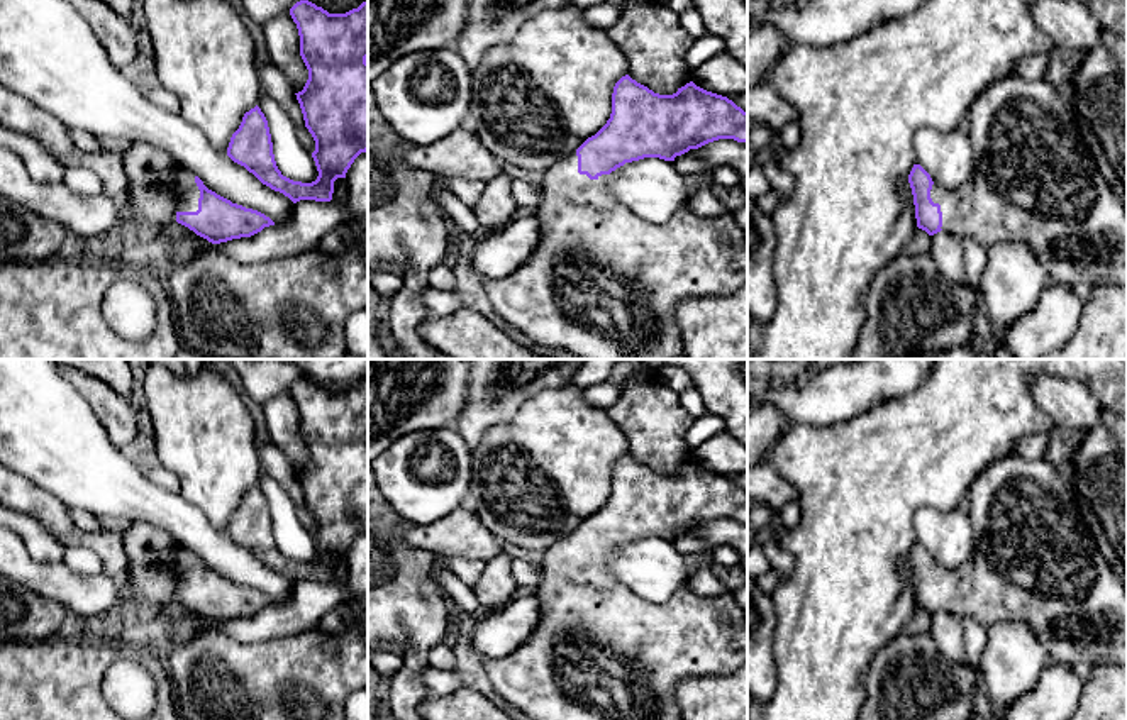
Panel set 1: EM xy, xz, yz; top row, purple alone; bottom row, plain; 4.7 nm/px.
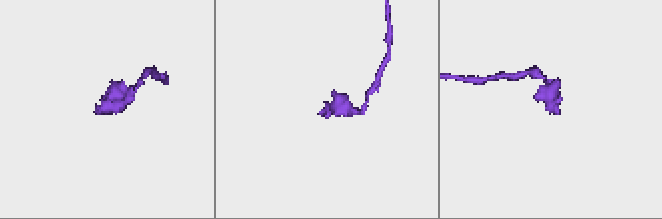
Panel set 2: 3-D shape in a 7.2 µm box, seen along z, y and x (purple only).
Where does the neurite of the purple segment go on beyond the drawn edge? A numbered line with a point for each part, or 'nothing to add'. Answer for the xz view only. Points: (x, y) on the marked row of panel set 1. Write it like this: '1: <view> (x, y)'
1: xz (604, 283)

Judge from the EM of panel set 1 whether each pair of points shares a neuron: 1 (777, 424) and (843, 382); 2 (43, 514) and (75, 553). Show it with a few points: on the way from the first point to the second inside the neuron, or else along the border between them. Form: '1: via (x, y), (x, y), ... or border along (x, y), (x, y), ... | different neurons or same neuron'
1: border along (765, 404), (770, 404), (788, 424) | different neurons
2: border along (66, 546), (88, 548), (97, 556), (102, 570) | different neurons

